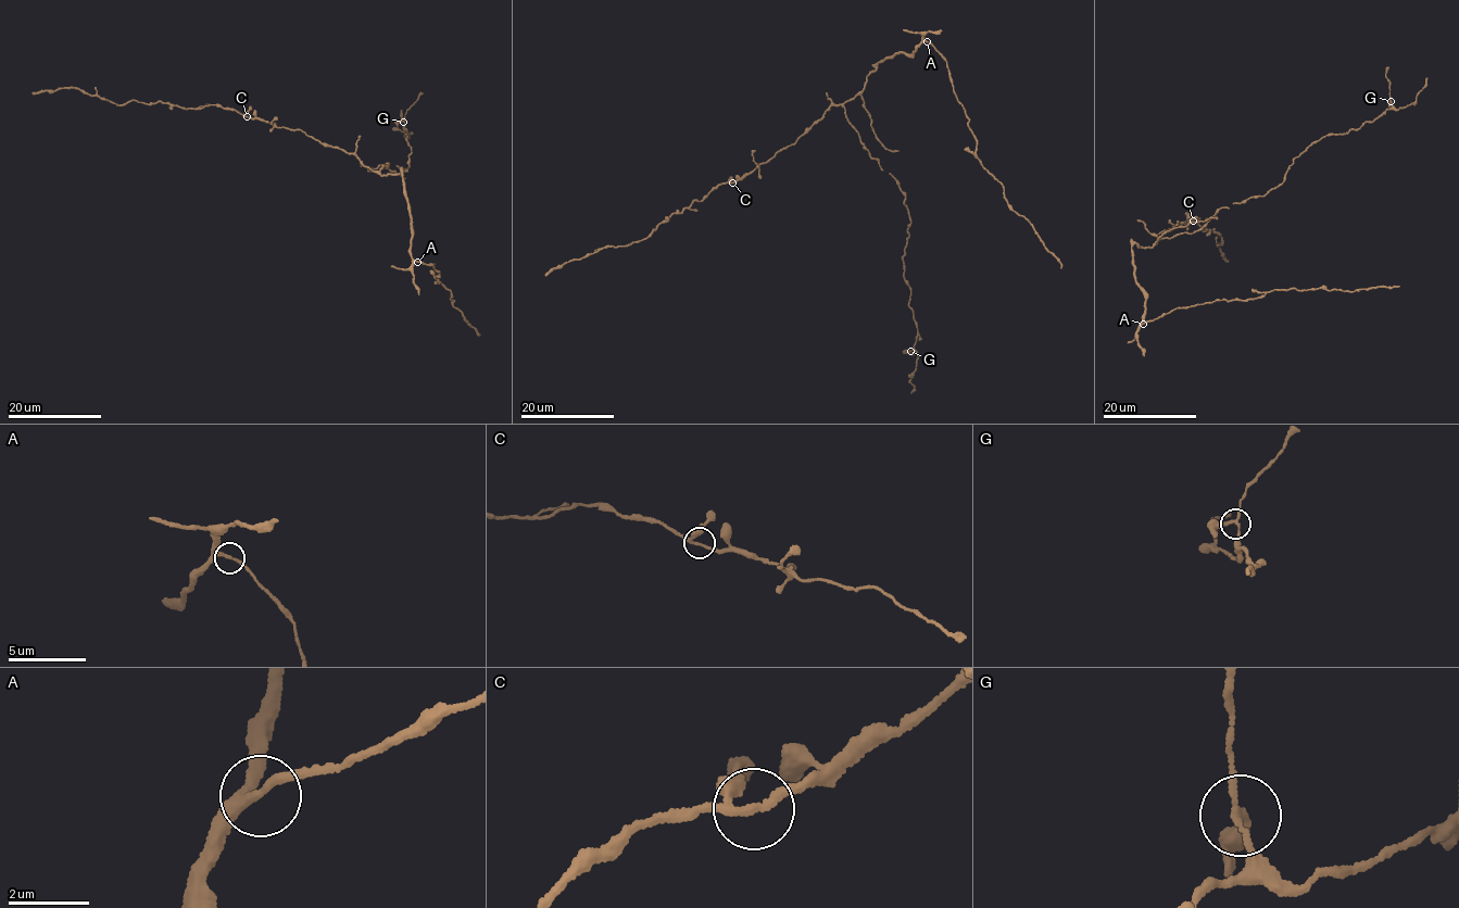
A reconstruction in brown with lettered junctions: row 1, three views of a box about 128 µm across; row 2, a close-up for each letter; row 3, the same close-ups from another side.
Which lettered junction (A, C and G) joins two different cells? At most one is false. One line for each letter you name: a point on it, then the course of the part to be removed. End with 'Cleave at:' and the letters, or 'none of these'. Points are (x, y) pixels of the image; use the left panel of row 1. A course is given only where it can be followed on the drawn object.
Cleave at: none of these

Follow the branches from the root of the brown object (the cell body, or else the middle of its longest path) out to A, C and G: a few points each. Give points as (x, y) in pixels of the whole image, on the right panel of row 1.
A: (1148, 247), (1132, 246), (1134, 281), (1145, 297), (1143, 324)
C: (1148, 247), (1156, 243), (1155, 235), (1168, 230), (1178, 222), (1184, 224), (1193, 221)
G: (1148, 247), (1198, 230), (1220, 207), (1262, 197), (1283, 181), (1309, 146), (1372, 122), (1392, 106), (1391, 101)

